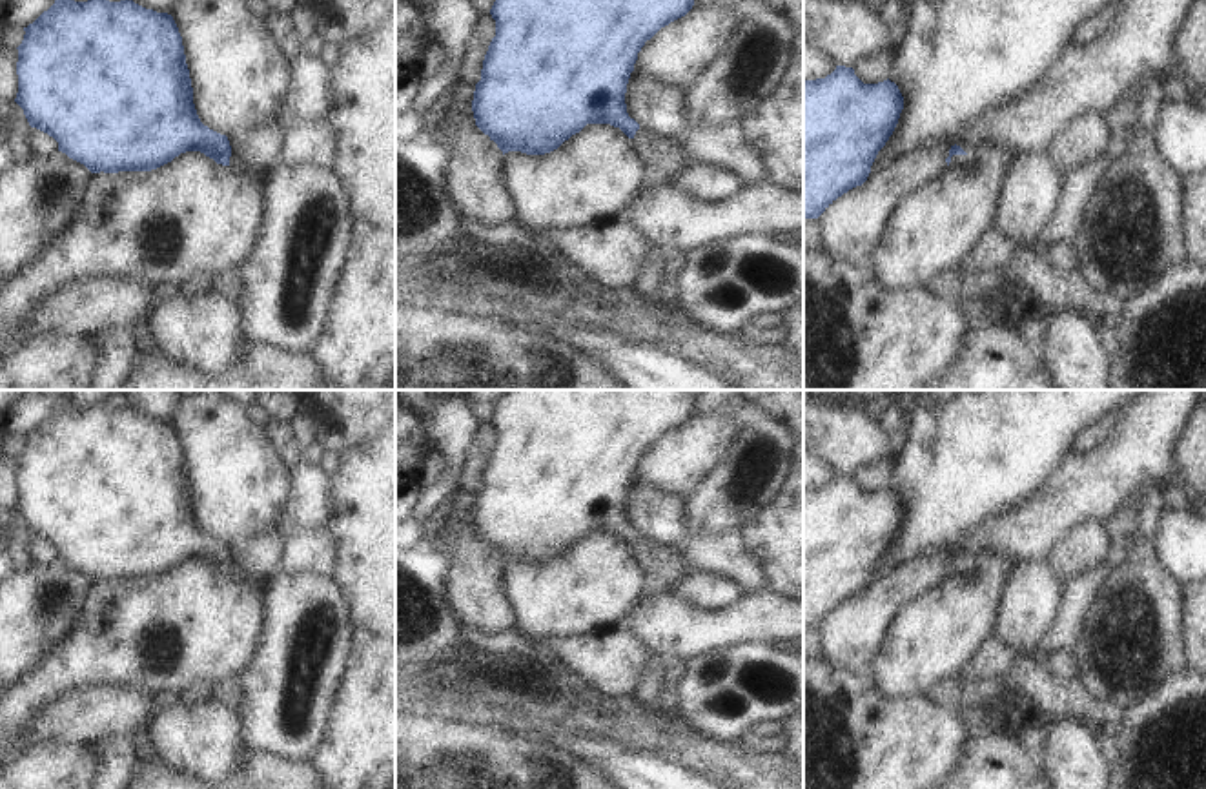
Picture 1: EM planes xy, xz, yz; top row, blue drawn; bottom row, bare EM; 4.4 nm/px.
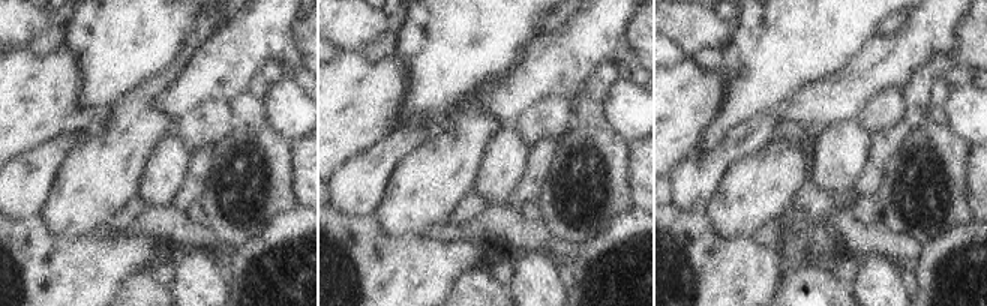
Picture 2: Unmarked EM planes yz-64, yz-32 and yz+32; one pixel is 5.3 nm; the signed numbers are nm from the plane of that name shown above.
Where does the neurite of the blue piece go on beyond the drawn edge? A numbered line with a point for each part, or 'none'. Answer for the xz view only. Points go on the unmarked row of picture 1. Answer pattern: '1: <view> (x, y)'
1: xz (662, 565).

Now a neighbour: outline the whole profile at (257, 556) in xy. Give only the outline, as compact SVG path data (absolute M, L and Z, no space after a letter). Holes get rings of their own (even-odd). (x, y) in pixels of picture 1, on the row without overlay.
M268 530L228 543L231 565L246 583L259 583L277 570L284 545L279 530Z

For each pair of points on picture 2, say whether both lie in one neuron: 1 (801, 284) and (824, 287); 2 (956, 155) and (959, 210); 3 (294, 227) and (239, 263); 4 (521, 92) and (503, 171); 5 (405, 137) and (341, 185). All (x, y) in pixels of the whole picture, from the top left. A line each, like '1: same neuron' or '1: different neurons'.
1: same neuron
2: same neuron
3: same neuron
4: different neurons
5: same neuron

